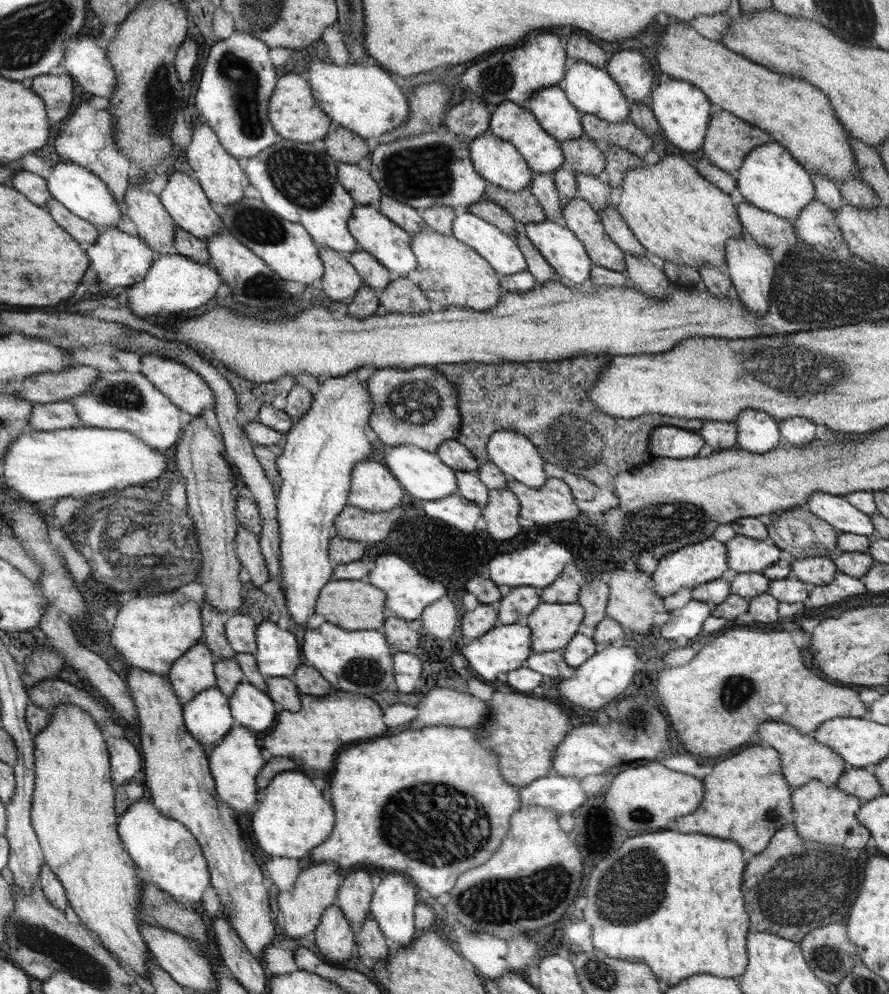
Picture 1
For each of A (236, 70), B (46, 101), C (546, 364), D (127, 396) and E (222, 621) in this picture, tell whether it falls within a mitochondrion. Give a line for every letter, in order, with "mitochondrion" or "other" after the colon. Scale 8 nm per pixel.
A: mitochondrion
B: other
C: other
D: mitochondrion
E: other

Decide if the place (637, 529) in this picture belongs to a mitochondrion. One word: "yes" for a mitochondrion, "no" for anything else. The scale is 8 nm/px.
yes

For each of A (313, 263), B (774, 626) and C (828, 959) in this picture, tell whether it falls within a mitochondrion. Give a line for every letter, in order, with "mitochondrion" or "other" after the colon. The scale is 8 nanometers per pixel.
A: other
B: other
C: mitochondrion

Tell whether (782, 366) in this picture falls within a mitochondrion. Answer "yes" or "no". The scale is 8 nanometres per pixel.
yes

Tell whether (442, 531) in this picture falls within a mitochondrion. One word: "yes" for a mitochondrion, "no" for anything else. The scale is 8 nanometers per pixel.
no

